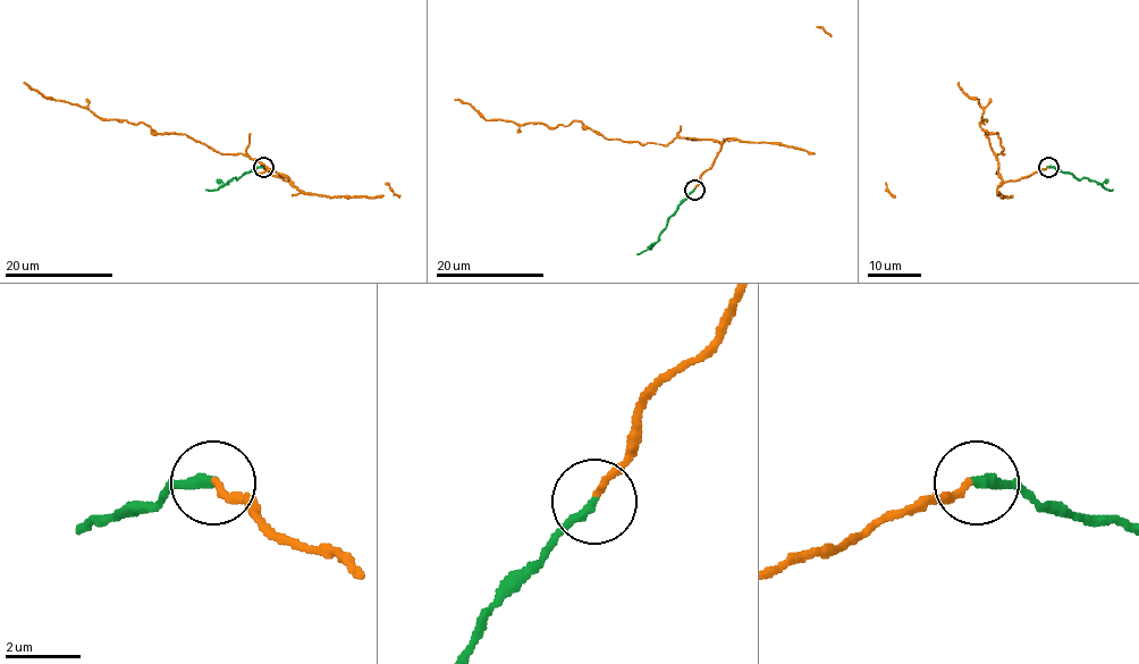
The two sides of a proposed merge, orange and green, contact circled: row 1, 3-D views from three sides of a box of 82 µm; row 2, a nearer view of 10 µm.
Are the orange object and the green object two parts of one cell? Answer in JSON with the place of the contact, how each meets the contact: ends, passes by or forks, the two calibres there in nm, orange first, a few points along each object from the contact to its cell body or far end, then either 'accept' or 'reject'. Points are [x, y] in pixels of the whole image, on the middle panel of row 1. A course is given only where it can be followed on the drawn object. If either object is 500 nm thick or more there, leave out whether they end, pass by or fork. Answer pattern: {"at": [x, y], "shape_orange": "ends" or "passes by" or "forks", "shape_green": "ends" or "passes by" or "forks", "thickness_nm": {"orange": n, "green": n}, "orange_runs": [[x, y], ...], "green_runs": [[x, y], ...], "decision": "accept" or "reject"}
{"at": [694, 190], "shape_orange": "ends", "shape_green": "ends", "thickness_nm": {"orange": 180, "green": 280}, "orange_runs": [[693, 188], [719, 142], [626, 142], [576, 120], [548, 127], [486, 120], [454, 99]], "green_runs": [[693, 188], [669, 217], [658, 238], [637, 253]], "decision": "accept"}

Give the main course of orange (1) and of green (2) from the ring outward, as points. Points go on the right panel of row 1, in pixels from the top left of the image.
1: (1047, 167), (1018, 181), (1001, 179), (998, 134), (987, 134), (979, 124), (986, 120), (979, 100), (958, 83)
2: (1047, 167), (1112, 188)

